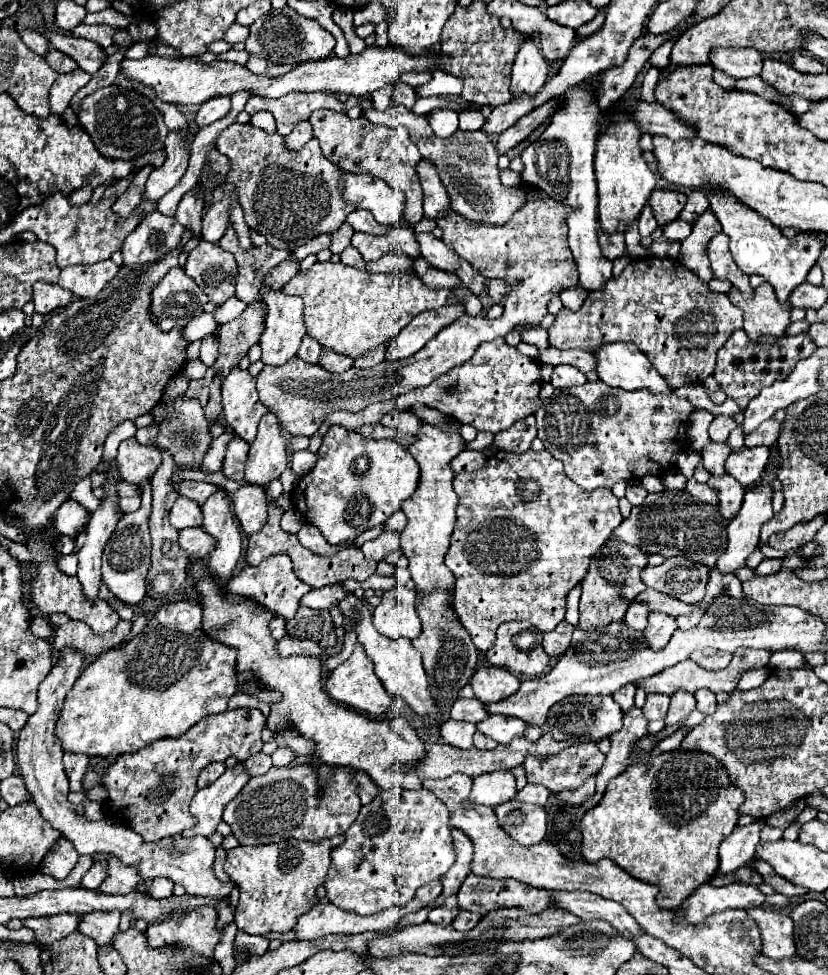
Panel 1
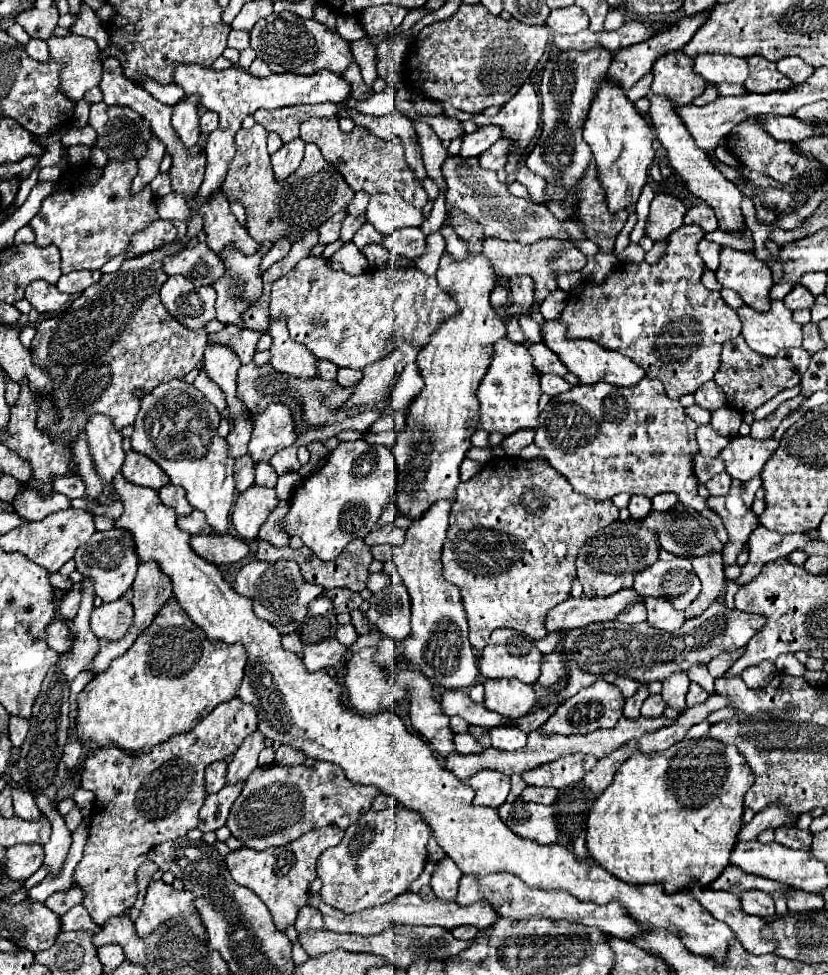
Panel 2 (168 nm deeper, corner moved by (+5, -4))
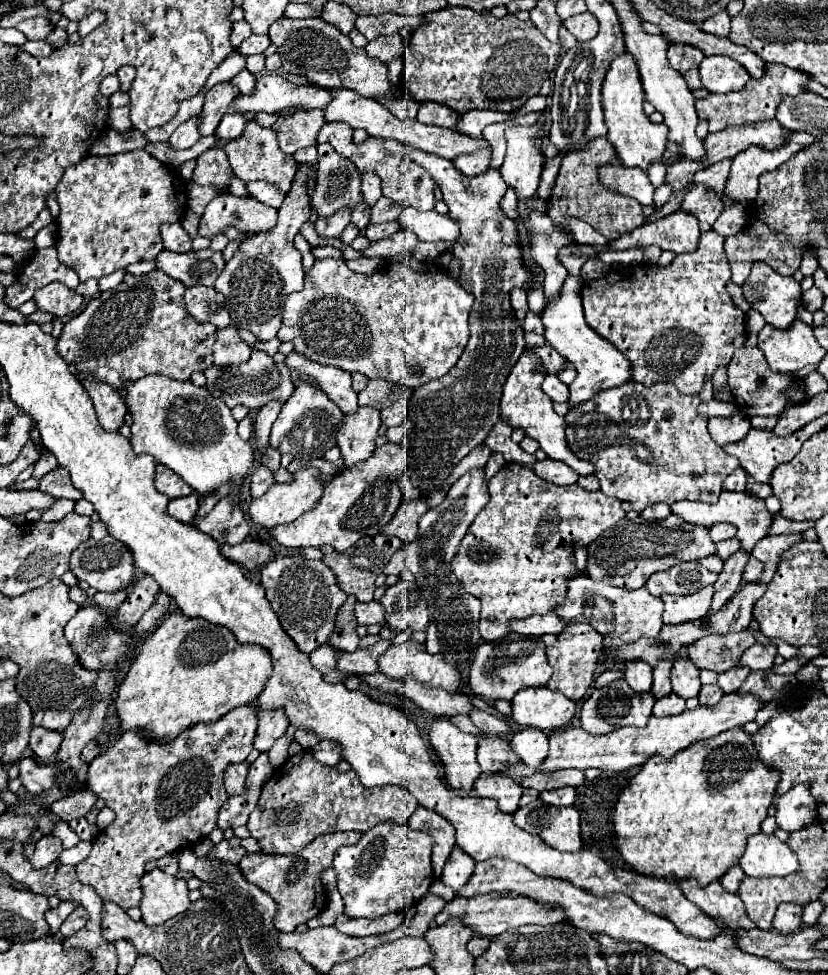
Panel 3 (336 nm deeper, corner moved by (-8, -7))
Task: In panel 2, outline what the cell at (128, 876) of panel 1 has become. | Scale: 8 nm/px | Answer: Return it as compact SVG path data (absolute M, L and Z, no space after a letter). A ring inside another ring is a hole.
M238 698L222 702L206 718L202 718L190 732L176 734L164 744L158 744L148 754L126 754L116 746L98 748L84 760L80 788L92 790L96 796L90 820L90 834L84 846L84 856L74 870L74 886L84 890L82 906L88 910L96 924L104 924L112 916L120 916L132 908L138 888L136 888L136 868L146 860L146 854L156 844L166 840L176 840L186 836L188 830L198 824L198 810L206 798L200 798L200 776L208 764L224 760L238 750L248 734L258 728L258 716L252 704L246 704Z

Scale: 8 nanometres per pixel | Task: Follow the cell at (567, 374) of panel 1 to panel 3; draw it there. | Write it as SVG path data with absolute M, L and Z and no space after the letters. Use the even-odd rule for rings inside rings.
M547 375L543 381L543 391L555 401L555 403L565 403L569 401L569 387L557 377L557 375Z

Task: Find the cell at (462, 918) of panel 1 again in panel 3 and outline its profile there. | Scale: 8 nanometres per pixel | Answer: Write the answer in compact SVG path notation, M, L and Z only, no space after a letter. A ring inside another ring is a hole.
M473 937L469 943L467 943L467 949L473 957L479 957L485 953L485 949L489 947L489 939L483 939L483 937Z

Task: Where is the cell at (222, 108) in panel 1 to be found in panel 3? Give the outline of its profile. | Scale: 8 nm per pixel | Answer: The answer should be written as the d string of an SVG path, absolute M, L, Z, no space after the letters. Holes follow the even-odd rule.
M227 113L227 115L221 119L215 135L217 135L219 139L229 139L229 141L231 141L231 139L237 139L237 137L241 137L245 123L247 123L247 117L245 117L245 115Z

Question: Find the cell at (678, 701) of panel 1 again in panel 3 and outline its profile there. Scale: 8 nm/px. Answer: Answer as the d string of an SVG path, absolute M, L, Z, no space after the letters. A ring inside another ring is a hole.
M677 661L671 669L671 685L673 693L681 699L697 697L701 683L699 683L699 669L691 661Z

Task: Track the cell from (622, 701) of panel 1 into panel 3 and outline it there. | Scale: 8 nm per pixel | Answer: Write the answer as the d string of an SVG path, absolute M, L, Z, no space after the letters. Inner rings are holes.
M627 663L625 671L625 681L639 693L647 693L651 689L651 673L653 669L647 667L647 663Z

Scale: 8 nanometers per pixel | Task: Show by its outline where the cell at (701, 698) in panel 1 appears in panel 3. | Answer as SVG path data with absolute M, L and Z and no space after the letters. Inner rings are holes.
M703 685L701 691L699 691L699 703L705 705L705 707L713 707L715 703L719 703L719 699L723 697L725 693L721 691L719 685Z

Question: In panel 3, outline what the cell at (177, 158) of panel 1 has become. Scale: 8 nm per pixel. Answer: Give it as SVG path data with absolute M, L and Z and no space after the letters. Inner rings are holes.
M219 83L211 91L207 91L203 111L197 115L201 135L215 135L215 129L217 129L221 117L227 113L231 99L237 93L239 93L239 89L233 87L231 83Z

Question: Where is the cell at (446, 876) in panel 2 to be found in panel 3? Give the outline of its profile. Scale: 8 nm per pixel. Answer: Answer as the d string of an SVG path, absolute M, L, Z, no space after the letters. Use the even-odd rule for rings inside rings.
M453 847L445 867L443 867L443 875L441 875L441 883L451 887L455 893L459 893L469 877L473 875L473 867L475 867L475 861L471 857L467 857L467 853L459 851L457 847Z

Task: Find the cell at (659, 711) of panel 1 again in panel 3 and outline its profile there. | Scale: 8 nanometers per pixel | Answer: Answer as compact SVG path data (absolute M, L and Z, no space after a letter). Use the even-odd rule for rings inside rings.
M675 693L663 697L663 699L657 699L655 701L655 707L653 707L653 715L659 715L659 717L667 717L667 715L679 715L681 711L685 709L685 701L679 699Z

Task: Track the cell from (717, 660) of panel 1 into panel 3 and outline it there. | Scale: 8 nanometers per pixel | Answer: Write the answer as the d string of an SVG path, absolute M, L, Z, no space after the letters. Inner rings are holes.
M751 645L739 659L739 665L737 667L749 667L751 671L757 671L757 669L769 669L773 665L773 659L777 655L777 649L775 645Z

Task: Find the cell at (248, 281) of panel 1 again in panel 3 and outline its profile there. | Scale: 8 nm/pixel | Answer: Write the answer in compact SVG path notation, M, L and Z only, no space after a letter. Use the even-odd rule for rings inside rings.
M213 147L197 157L197 167L193 171L191 181L197 185L215 185L217 191L229 193L231 177L233 171L223 147Z

